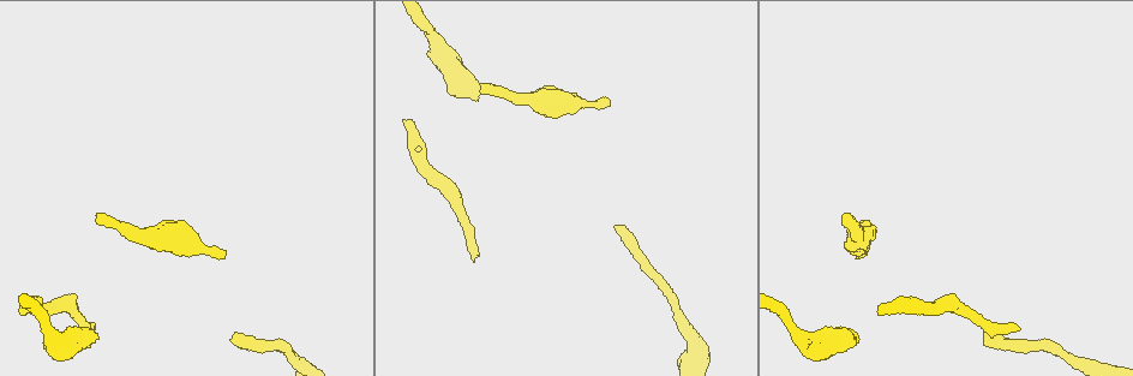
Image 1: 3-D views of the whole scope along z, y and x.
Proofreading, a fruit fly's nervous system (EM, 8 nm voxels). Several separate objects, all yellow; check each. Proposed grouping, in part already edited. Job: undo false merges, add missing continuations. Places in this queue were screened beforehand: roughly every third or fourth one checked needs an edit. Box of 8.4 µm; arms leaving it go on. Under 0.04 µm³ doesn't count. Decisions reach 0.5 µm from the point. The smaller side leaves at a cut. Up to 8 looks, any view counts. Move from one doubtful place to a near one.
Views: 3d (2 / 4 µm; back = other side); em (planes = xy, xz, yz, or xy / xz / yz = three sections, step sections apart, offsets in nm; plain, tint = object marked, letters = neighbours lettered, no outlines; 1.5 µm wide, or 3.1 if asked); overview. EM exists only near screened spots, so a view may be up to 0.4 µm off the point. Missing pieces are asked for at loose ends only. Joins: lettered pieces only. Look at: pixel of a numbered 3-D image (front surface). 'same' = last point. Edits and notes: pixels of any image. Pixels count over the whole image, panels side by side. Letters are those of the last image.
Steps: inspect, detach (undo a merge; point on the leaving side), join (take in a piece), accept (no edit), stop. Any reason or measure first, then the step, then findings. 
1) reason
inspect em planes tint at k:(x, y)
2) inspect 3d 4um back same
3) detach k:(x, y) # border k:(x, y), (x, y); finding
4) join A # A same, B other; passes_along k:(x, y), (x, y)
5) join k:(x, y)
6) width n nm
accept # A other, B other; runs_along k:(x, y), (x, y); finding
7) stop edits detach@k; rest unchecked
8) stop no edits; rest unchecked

free end
inspect 3d 2um at 1:(94, 340)

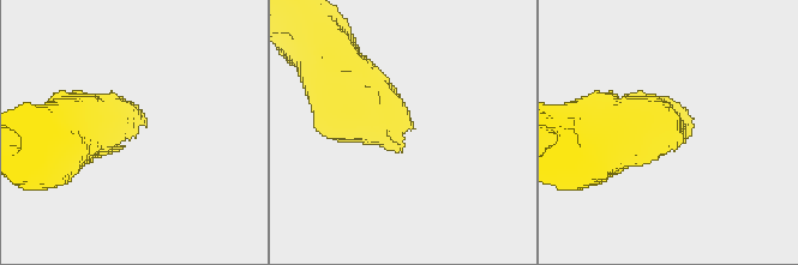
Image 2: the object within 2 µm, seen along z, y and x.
inspect em xy step 4 letters at 2:(135, 133)

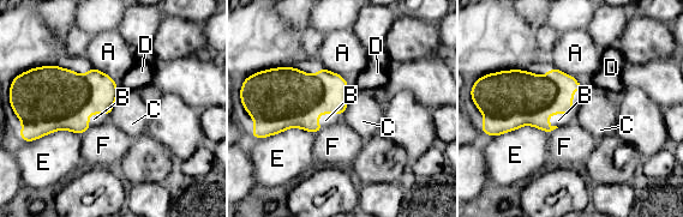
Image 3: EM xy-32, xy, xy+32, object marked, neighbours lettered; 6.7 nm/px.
inspect em planes letters same

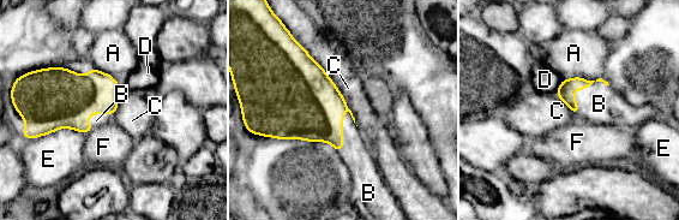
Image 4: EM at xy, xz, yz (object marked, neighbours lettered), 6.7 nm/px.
join B # A other, B same, C other, D other, E other, F other; the cell continues

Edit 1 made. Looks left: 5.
an open end
inspect 3d 2um at 1:(92, 326)

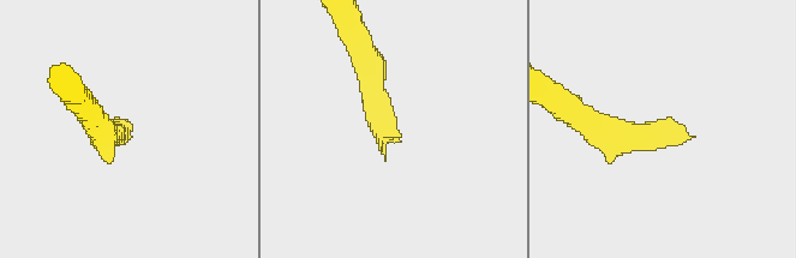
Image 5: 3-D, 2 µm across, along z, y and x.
need the tissue
inspect em planes letters at 5:(118, 141)

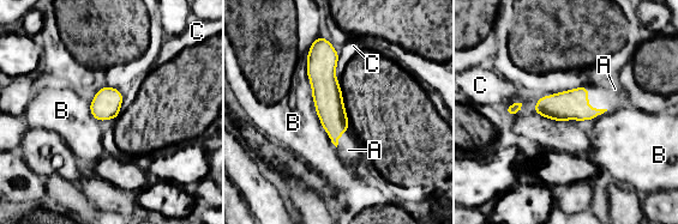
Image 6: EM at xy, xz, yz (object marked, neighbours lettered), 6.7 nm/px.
width 190 nm
join A # A same, B other, C other; the cell continues

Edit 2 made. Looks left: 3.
stop edits join@4, join@6; rest unchecked

